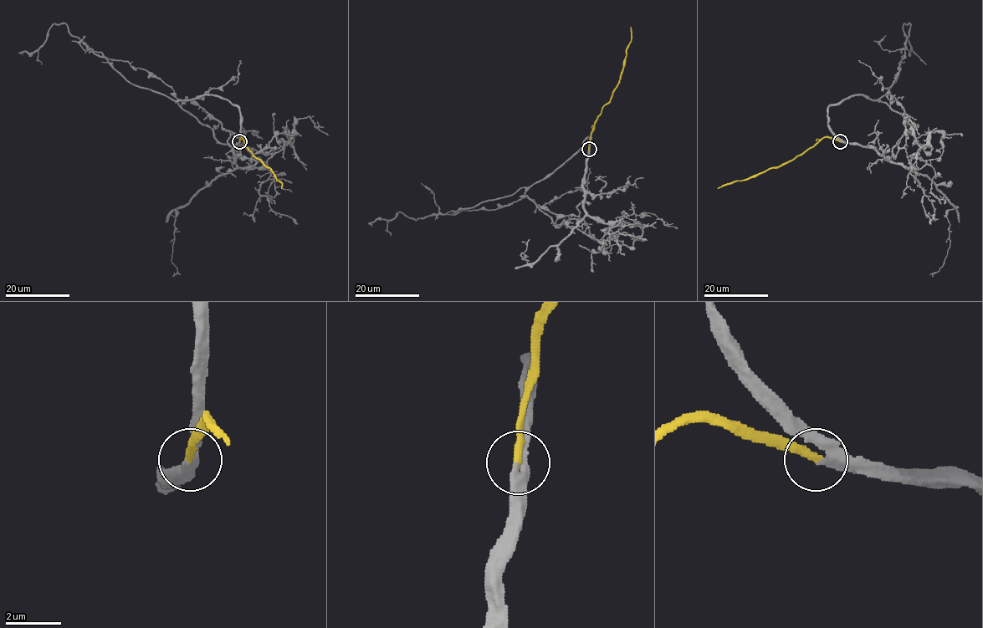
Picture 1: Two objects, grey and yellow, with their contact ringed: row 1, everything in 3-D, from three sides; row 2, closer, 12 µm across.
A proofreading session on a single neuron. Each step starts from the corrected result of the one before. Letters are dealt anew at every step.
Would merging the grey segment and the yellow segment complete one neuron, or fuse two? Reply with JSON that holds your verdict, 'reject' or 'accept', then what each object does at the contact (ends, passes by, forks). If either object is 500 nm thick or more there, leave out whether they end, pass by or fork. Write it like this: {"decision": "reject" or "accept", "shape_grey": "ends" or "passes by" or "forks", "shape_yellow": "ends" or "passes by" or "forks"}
{"decision": "accept", "shape_grey": "passes by", "shape_yellow": "ends"}

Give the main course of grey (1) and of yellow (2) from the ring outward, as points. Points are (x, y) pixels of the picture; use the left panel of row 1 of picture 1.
1: (239, 142), (240, 109), (227, 99), (176, 102), (221, 143), (262, 152), (293, 146), (275, 135), (273, 112)
2: (239, 141), (242, 137), (245, 145), (273, 172), (281, 183), (281, 188)

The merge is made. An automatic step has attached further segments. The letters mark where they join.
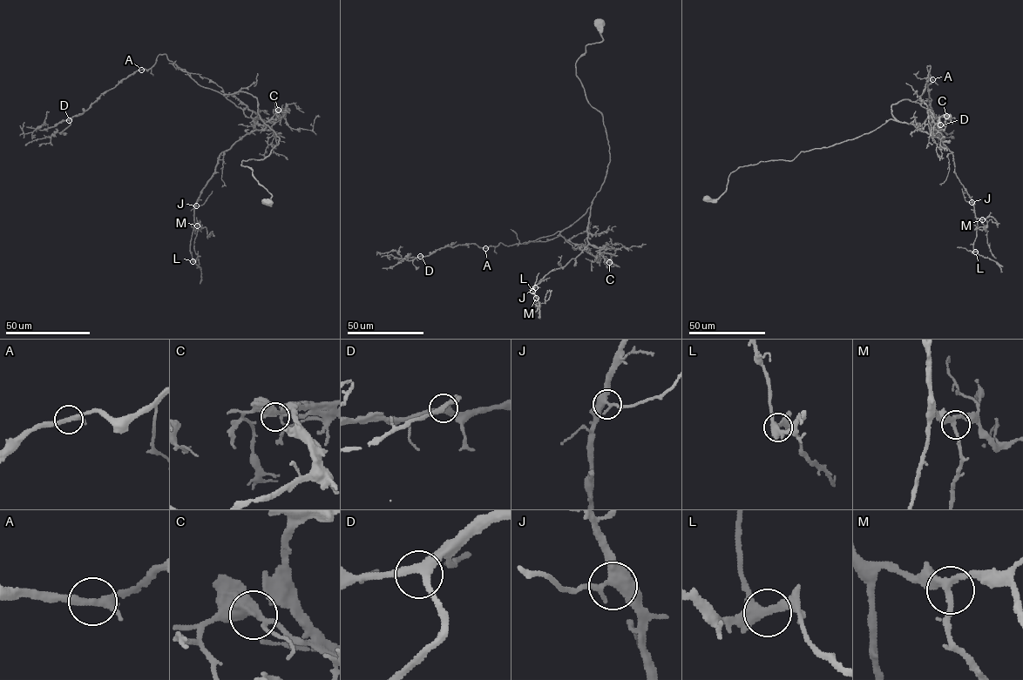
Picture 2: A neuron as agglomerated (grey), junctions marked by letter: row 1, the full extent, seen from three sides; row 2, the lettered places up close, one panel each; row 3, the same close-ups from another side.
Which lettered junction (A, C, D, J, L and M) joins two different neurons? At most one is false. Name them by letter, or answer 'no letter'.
no letter

